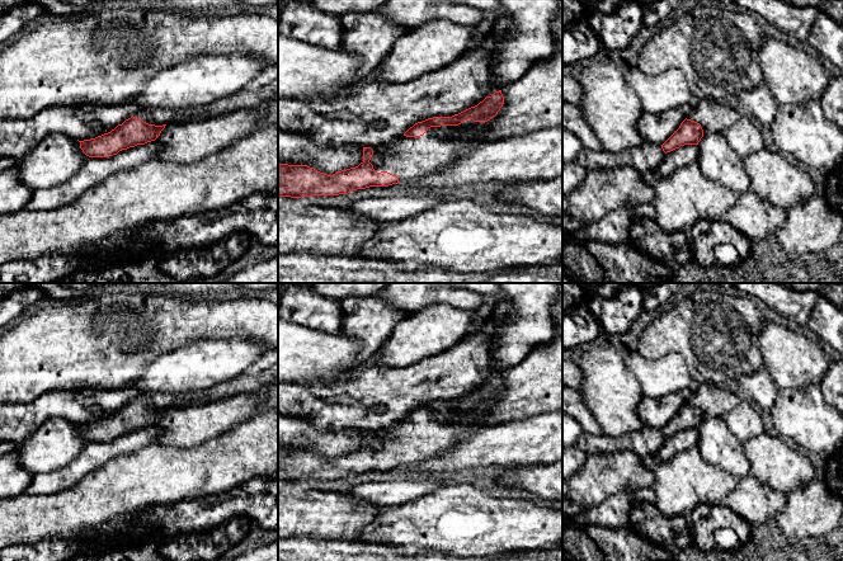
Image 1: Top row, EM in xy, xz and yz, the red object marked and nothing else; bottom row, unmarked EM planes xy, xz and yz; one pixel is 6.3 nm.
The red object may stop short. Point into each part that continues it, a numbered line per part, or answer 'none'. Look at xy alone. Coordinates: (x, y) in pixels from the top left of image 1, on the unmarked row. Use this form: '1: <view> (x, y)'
1: xy (264, 372)

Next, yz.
1: yz (714, 402)

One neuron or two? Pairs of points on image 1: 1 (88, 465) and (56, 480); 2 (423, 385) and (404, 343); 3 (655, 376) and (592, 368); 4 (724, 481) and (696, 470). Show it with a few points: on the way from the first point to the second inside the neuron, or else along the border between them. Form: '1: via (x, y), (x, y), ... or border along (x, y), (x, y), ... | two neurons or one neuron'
1: via (80, 466), (64, 477) | one neuron
2: border along (441, 352), (411, 364), (385, 367) | two neurons
3: border along (625, 353), (625, 367), (635, 378), (643, 395) | two neurons
4: via (717, 481), (707, 481), (702, 476) | one neuron

